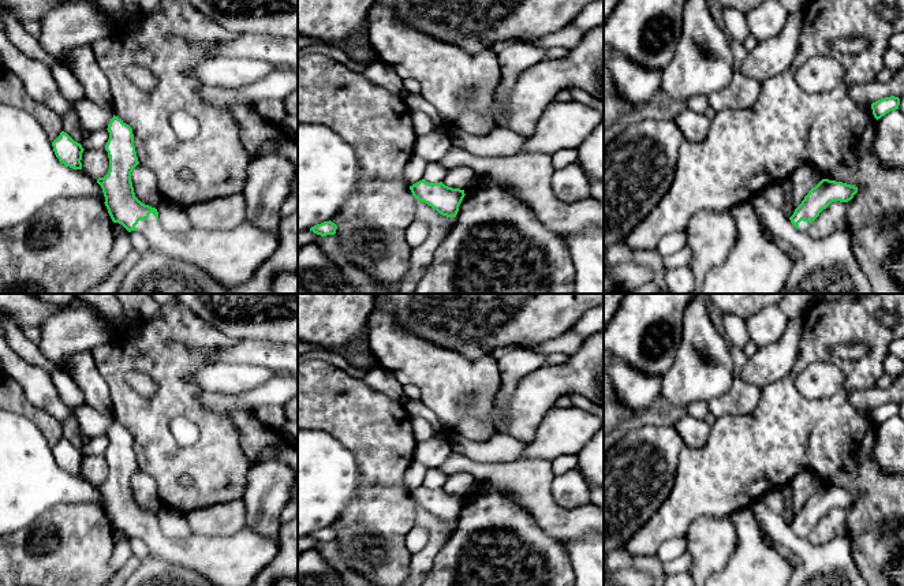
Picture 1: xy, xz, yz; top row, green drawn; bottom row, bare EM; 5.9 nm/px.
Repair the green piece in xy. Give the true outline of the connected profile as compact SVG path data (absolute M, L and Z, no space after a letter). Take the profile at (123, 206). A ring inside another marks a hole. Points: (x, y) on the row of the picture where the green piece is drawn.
M113 115L107 130L109 171L97 179L104 204L112 221L128 232L142 232L153 253L198 266L227 288L249 281L274 254L279 239L247 220L231 229L164 229L157 209L142 204L134 193L131 172L139 161L132 128Z

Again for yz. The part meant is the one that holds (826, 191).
M822 179L815 187L808 191L802 204L795 209L789 220L797 229L807 232L811 223L832 202L848 202L856 193L858 187L855 186Z

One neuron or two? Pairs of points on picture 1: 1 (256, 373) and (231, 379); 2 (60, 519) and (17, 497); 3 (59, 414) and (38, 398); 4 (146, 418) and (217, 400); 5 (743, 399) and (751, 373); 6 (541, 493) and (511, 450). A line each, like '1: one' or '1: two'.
1: one
2: two
3: one
4: two
5: two
6: two

